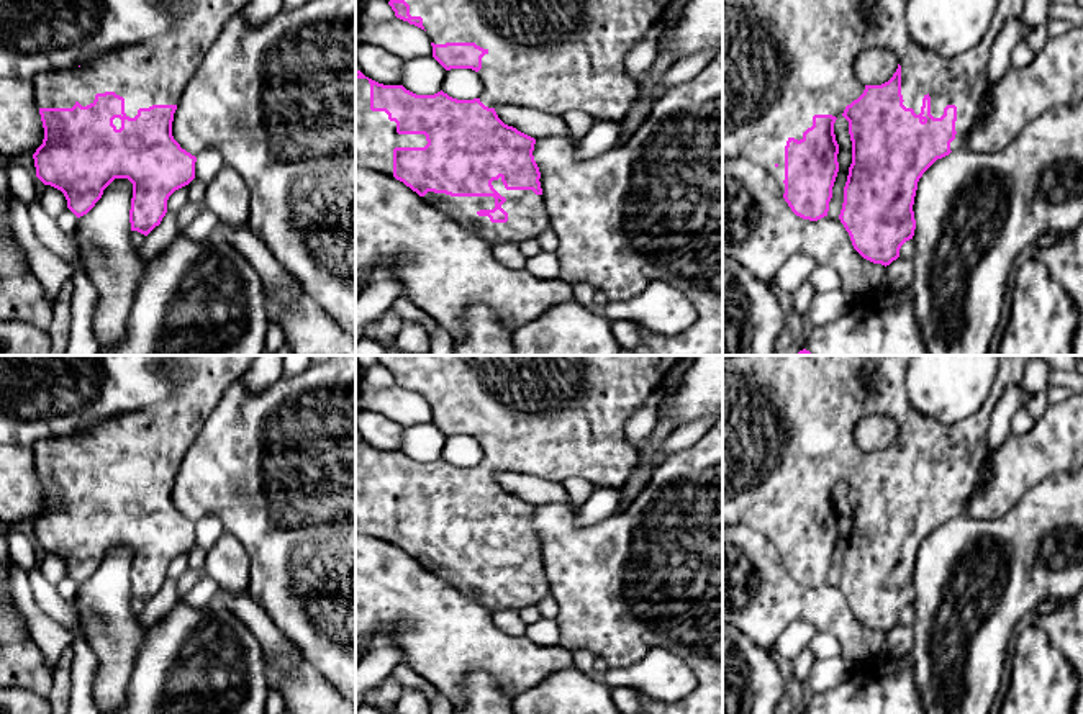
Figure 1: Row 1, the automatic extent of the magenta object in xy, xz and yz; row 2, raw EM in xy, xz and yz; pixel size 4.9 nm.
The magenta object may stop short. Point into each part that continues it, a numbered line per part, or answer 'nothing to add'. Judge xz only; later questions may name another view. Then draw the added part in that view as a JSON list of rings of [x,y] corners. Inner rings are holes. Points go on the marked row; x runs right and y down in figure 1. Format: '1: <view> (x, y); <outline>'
1: xz (528, 218); [[[501,177],[492,182],[493,188],[506,198],[501,208],[508,213],[506,223],[492,223],[488,216],[478,216],[480,210],[493,210],[493,197],[451,197],[428,192],[423,200],[441,210],[447,218],[475,233],[492,246],[503,242],[521,244],[537,239],[551,229],[544,197],[532,190],[506,190]]]

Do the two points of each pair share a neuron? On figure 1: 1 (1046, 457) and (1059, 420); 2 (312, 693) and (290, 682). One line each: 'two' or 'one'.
1: one
2: one

